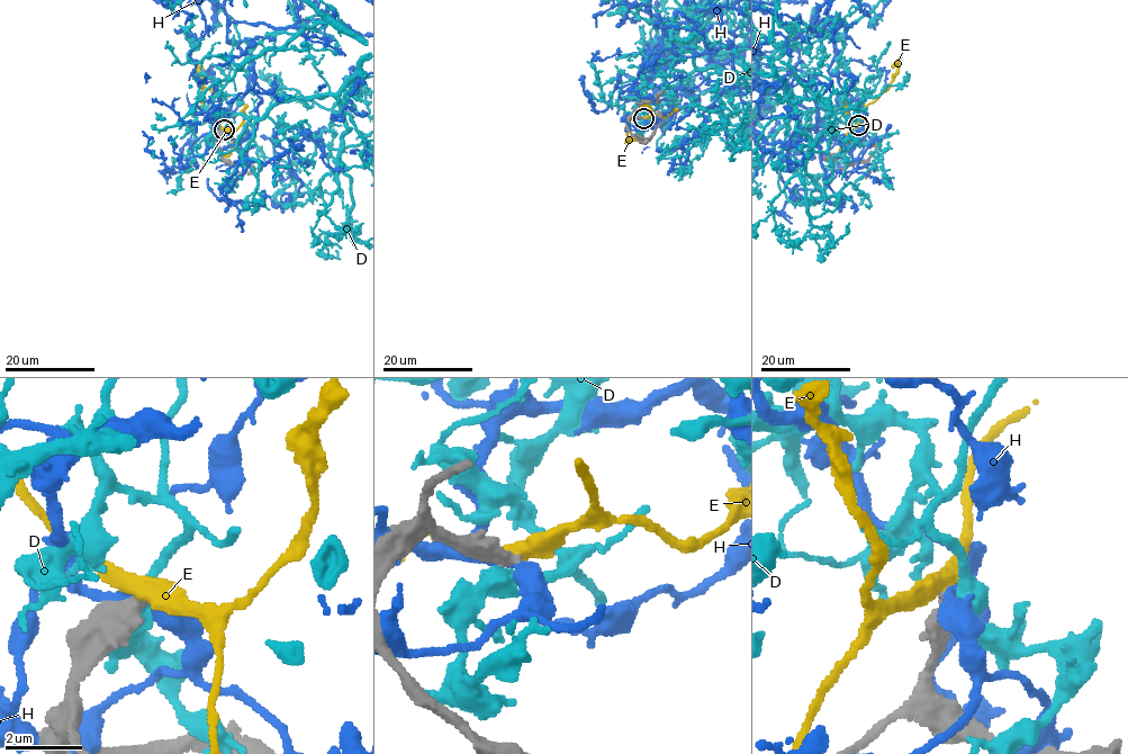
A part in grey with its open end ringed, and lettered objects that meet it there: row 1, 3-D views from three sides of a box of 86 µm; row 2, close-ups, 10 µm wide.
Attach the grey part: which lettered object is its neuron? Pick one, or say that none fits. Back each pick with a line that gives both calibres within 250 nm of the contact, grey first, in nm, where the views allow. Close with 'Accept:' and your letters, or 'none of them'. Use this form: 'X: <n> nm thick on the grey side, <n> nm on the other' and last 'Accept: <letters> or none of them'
Accept: none of them

